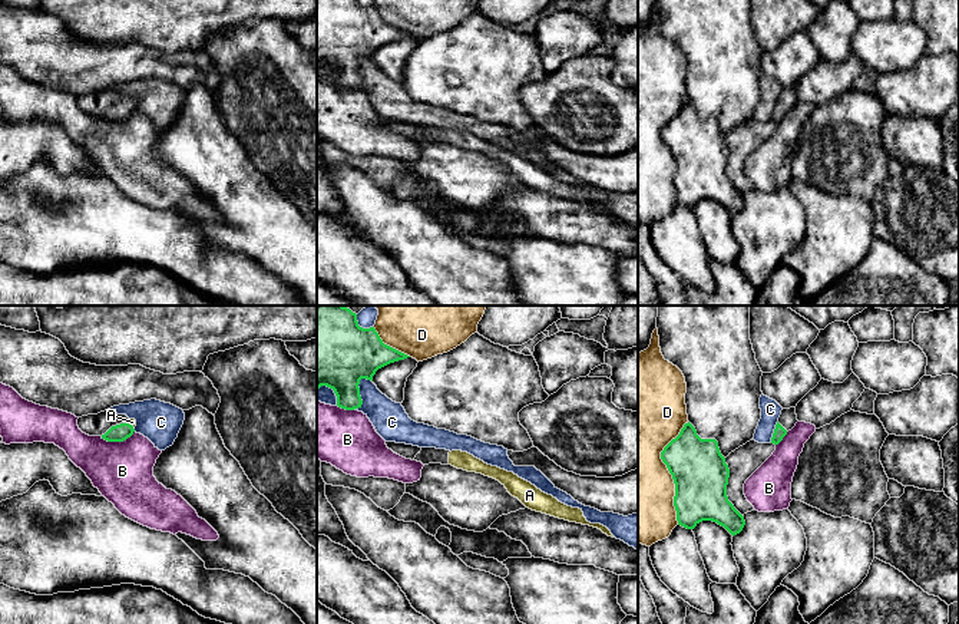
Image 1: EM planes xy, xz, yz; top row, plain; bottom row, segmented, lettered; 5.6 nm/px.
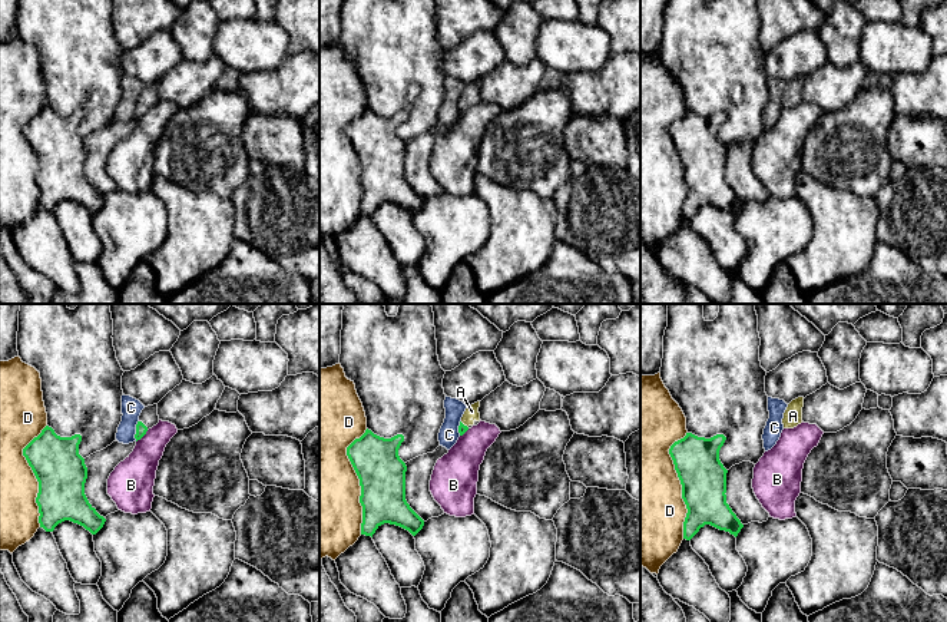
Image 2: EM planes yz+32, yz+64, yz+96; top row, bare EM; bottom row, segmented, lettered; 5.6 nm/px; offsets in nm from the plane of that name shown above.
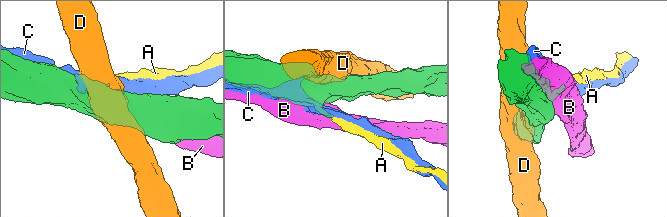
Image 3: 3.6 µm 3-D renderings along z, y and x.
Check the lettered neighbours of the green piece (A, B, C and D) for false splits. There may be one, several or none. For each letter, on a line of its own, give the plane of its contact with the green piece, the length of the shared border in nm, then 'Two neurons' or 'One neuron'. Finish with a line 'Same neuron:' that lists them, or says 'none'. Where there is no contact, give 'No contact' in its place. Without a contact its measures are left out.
A: Touches green in xy. Shared border 60 nm. One neuron
B: Touches green in xy. Shared border 200 nm. Two neurons
C: Touches green in xz. Shared border 200 nm. Two neurons
D: Touches green in yz. Shared border 600 nm. Two neurons
Same neuron: A

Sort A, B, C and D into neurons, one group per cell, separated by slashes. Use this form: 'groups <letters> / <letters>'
groups A / B / C / D

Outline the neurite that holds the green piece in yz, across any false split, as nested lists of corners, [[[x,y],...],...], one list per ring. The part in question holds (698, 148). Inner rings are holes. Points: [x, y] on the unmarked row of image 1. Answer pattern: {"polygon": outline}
{"polygon": [[[688,100],[661,131],[675,162],[678,204],[694,208],[702,199],[724,205],[733,215],[745,204],[727,175],[730,148],[715,118],[701,118]]]}

